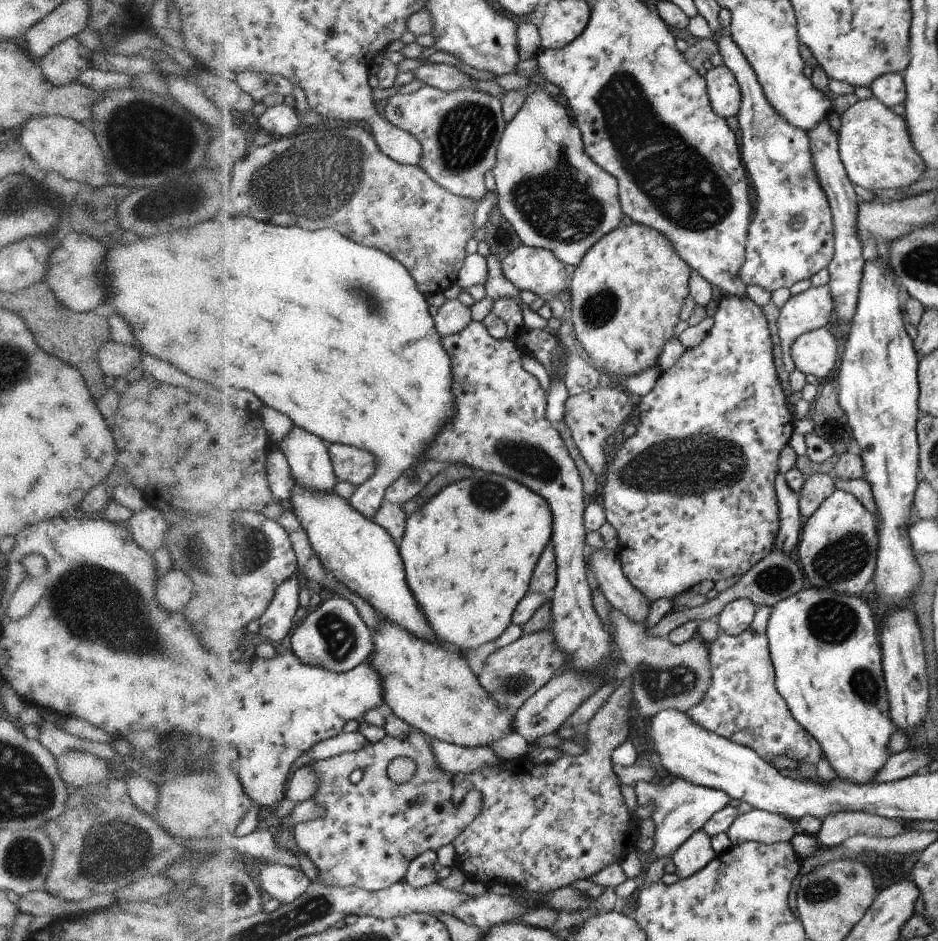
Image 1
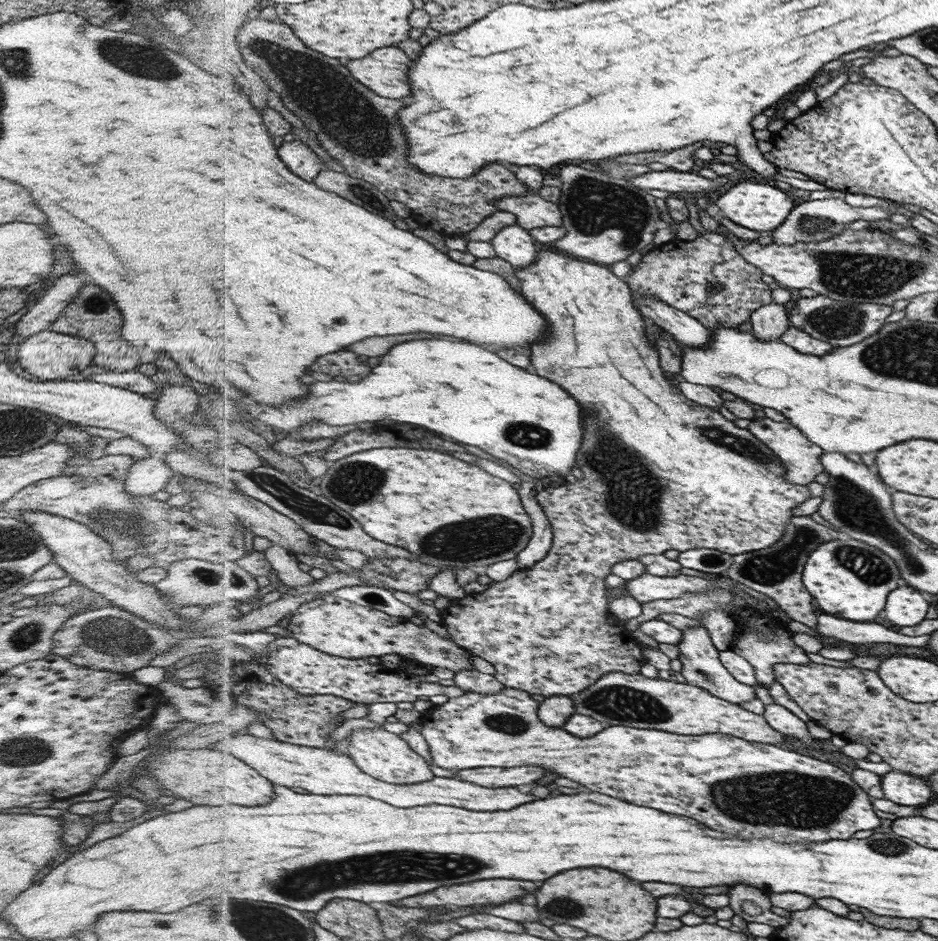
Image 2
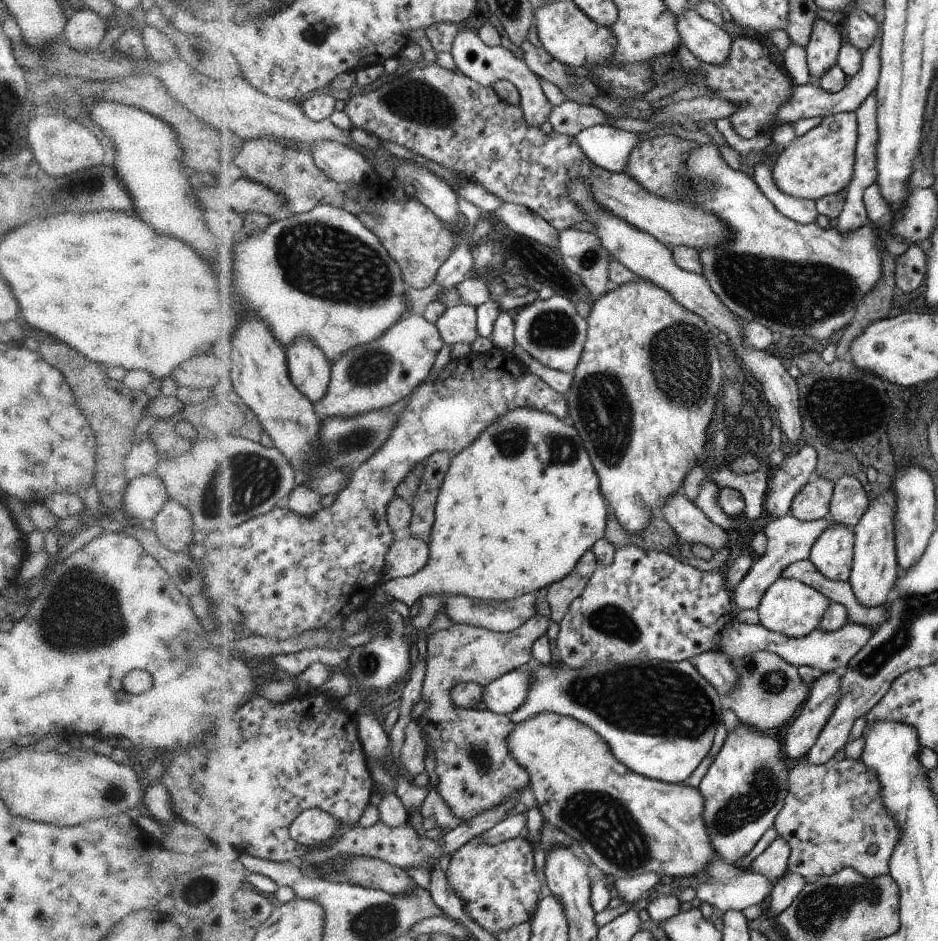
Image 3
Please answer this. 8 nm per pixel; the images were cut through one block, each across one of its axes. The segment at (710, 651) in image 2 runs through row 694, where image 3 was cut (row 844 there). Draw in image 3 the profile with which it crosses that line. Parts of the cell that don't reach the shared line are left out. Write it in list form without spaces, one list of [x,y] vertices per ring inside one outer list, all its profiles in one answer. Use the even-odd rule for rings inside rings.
[[[738,723],[725,738],[699,790],[704,794],[704,818],[719,858],[729,864],[750,852],[762,834],[772,828],[785,806],[789,794],[791,768],[783,753],[783,742],[778,737],[751,729]]]

